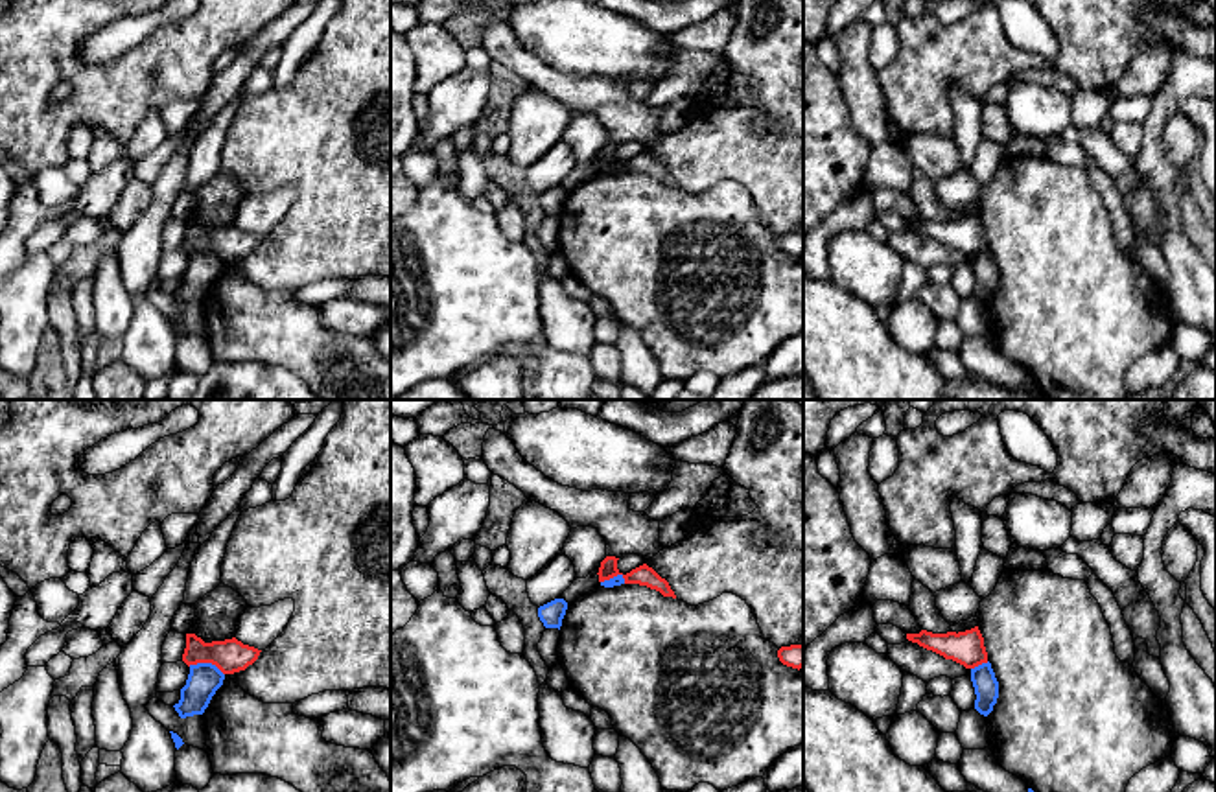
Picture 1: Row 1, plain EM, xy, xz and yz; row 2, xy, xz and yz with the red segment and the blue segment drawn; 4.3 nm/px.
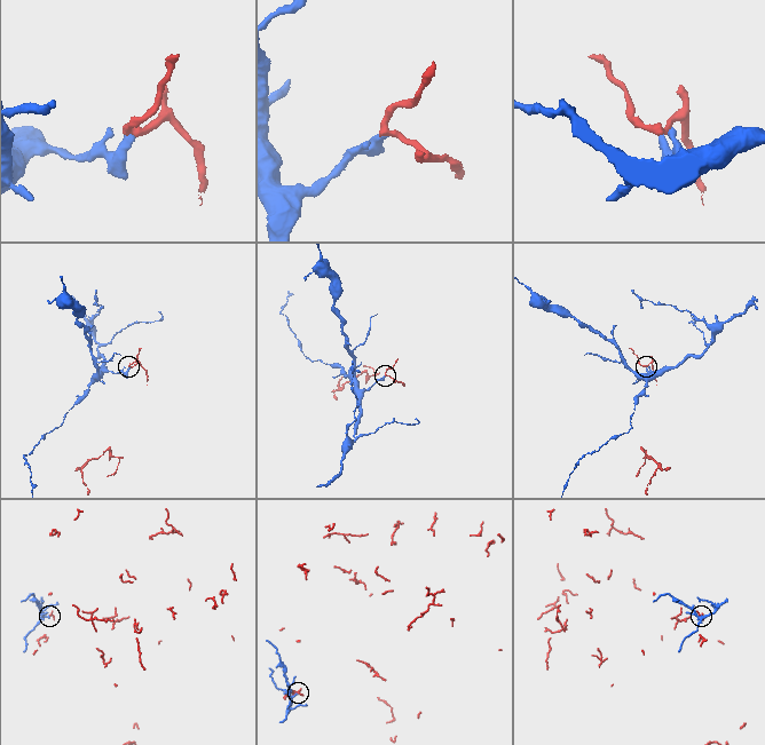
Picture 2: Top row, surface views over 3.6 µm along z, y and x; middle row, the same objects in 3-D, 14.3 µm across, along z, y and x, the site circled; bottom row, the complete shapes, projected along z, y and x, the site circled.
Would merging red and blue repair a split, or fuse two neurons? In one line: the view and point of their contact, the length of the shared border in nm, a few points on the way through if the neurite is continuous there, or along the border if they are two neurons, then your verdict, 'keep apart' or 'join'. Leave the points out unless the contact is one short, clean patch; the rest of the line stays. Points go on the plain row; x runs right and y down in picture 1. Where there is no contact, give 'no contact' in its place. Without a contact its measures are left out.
xy (207, 249) | 170 nm | along xy (188, 253), (212, 251), (223, 262) | keep apart

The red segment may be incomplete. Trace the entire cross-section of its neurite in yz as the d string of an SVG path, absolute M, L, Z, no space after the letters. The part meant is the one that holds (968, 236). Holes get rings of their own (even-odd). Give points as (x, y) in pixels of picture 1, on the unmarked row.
M978 214L958 221L932 221L921 217L919 221L906 221L906 227L943 243L945 247L953 247L965 256L988 250L988 239Z

